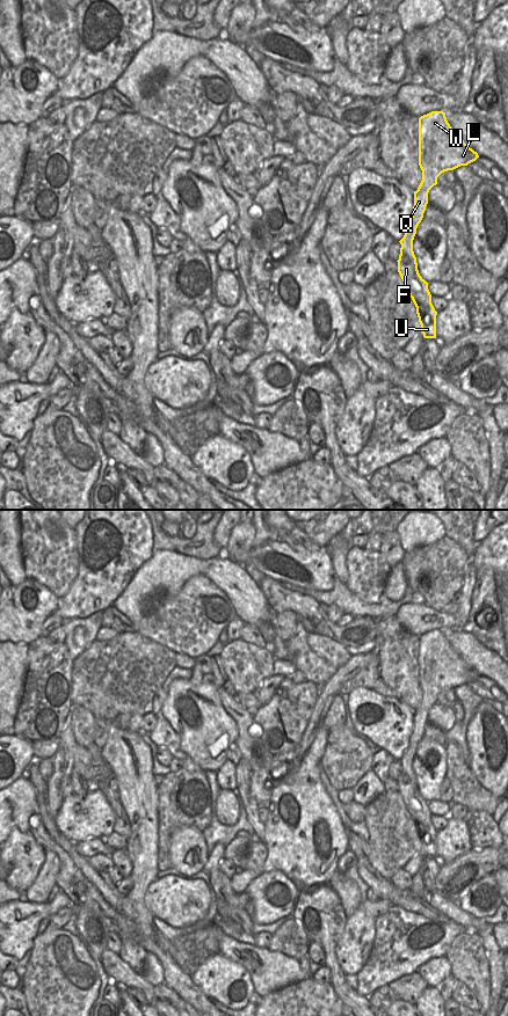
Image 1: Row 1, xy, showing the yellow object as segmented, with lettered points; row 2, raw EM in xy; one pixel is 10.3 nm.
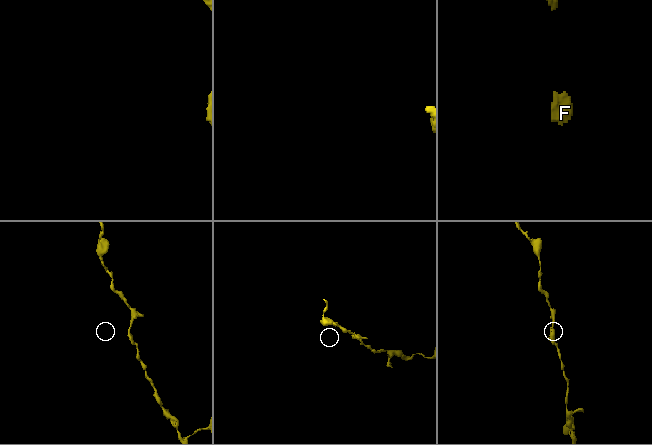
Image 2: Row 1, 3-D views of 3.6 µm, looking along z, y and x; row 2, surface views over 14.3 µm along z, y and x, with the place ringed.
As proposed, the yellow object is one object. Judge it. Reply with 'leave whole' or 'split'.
leave whole

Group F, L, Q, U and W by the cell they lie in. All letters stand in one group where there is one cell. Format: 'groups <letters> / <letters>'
groups F L Q U W

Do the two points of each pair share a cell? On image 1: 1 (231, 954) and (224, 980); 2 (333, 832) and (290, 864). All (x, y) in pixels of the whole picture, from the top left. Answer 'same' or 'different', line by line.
1: different
2: same

